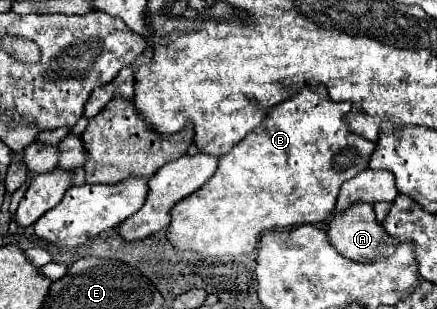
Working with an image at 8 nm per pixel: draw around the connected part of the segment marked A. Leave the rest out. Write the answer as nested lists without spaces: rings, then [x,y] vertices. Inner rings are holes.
[[[366,202],[352,204],[352,208],[346,212],[336,212],[332,222],[328,224],[328,240],[342,256],[354,262],[372,262],[376,258],[390,258],[396,252],[394,248],[398,246],[398,240],[388,236],[388,232],[376,222],[372,204]]]

